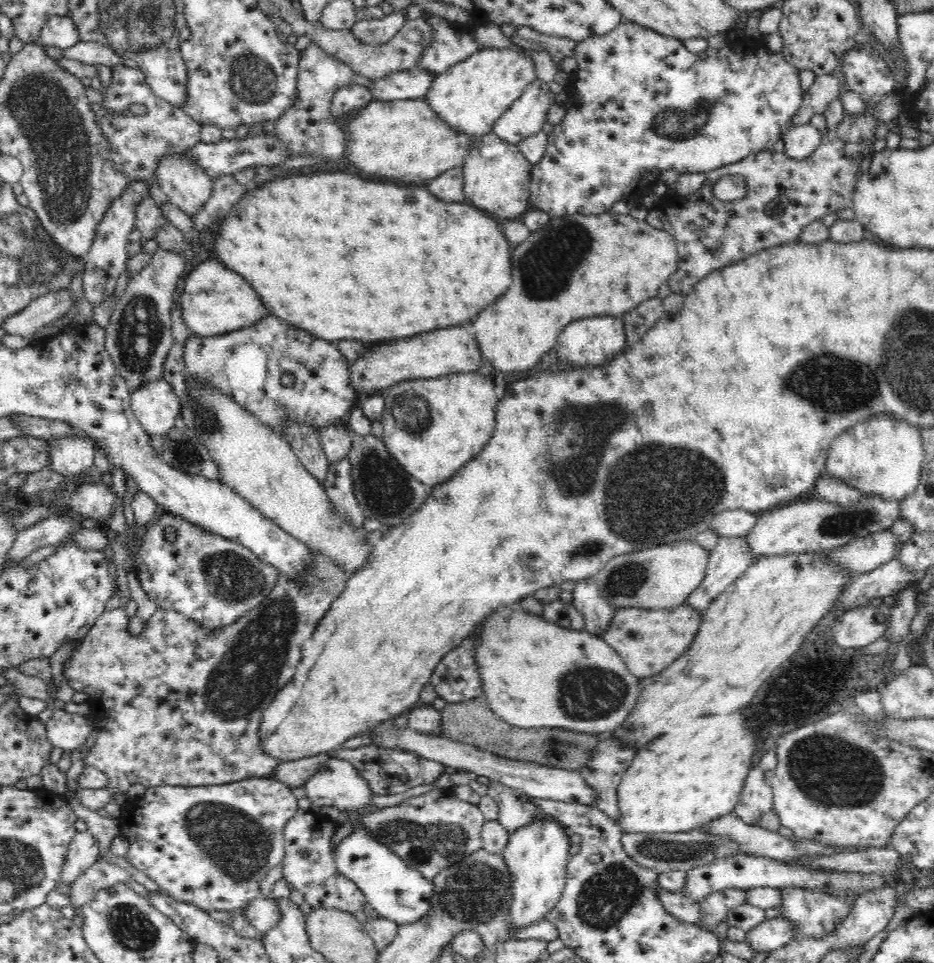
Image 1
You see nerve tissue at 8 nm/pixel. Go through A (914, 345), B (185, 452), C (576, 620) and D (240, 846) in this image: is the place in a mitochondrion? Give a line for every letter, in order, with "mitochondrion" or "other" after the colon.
A: mitochondrion
B: mitochondrion
C: other
D: mitochondrion

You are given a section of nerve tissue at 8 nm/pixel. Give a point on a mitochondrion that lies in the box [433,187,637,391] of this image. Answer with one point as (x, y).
(542, 277)

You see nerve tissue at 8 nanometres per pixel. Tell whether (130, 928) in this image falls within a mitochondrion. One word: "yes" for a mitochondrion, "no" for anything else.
yes

